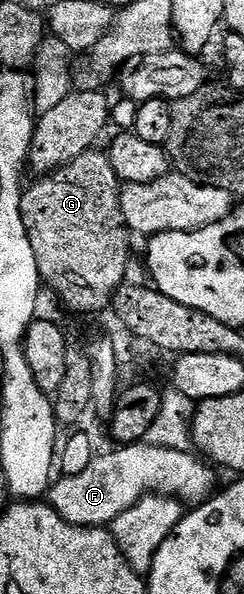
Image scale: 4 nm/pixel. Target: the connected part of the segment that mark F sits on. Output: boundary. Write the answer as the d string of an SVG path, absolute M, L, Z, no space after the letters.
M141 443L112 447L109 453L103 453L92 458L90 467L86 467L82 475L61 476L51 486L50 504L66 523L108 527L118 515L130 511L134 503L149 495L175 497L195 507L204 504L218 489L217 470L192 451Z

